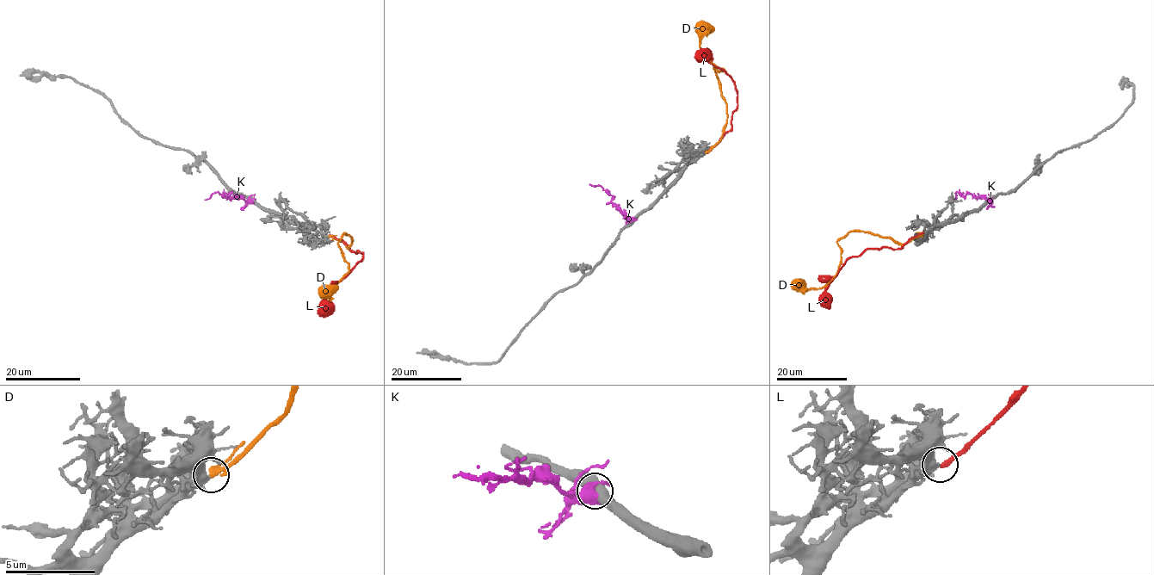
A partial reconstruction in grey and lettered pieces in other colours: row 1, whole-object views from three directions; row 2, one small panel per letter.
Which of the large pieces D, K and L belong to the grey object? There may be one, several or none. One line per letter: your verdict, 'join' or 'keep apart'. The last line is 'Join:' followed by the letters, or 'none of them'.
D: join
K: keep apart
L: keep apart
Join: D

